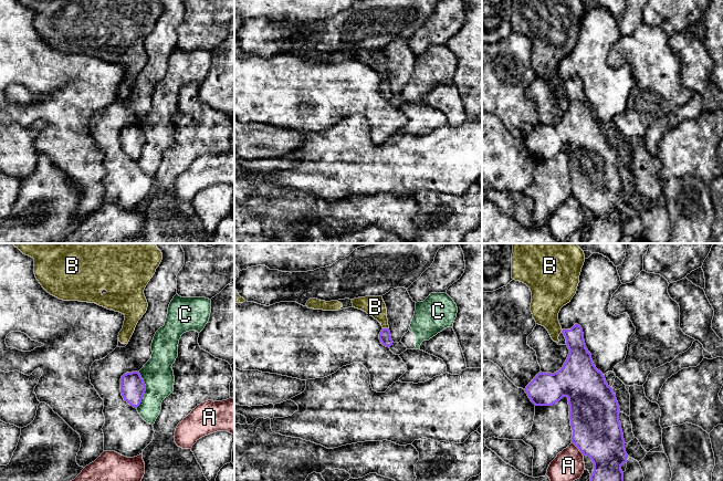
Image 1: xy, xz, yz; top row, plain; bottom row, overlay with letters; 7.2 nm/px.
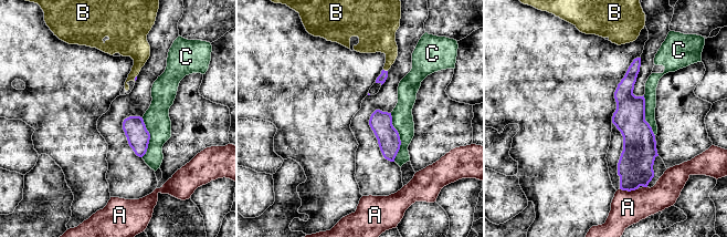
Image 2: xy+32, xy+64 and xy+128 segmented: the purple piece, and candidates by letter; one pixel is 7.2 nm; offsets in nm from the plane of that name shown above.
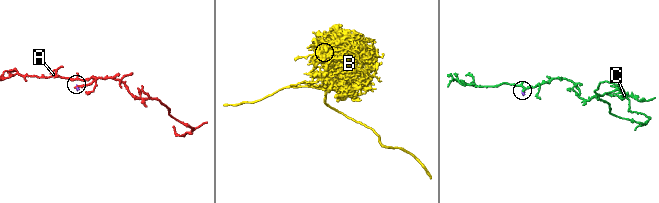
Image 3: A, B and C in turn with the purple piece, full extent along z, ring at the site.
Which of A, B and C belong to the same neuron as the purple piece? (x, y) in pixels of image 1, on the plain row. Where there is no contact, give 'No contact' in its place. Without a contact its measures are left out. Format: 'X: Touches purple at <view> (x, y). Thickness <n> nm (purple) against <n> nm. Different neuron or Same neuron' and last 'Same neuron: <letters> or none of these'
A: Touches purple at yz (578, 200). Thickness 360 nm (purple) against 220 nm. Different neuron
B: Touches purple at xz (386, 81). Thickness 90 nm (purple) against 150 nm. Same neuron
C: Touches purple at xy (145, 143). Thickness 180 nm (purple) against 220 nm. Different neuron
Same neuron: B

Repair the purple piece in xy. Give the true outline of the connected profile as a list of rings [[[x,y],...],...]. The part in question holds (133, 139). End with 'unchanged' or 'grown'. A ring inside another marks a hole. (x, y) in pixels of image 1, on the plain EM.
[[[139,124],[126,125],[120,130],[120,145],[125,154],[137,160],[146,144],[146,137]]]; unchanged

